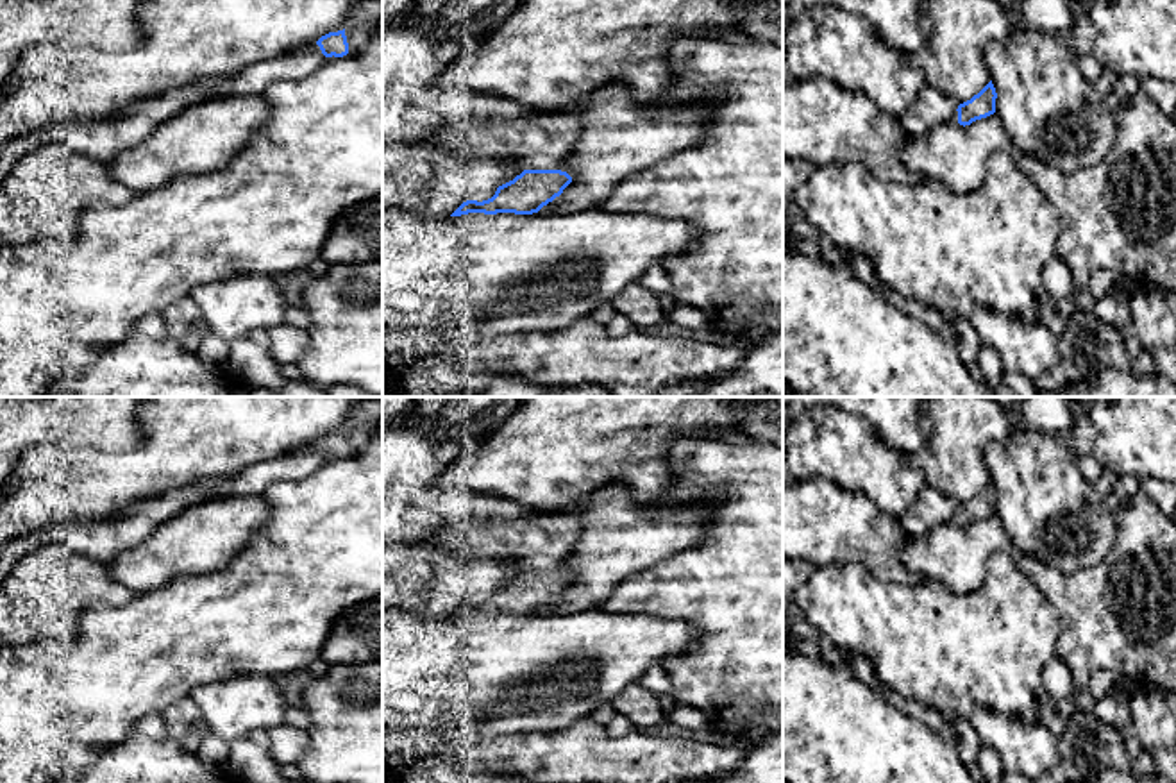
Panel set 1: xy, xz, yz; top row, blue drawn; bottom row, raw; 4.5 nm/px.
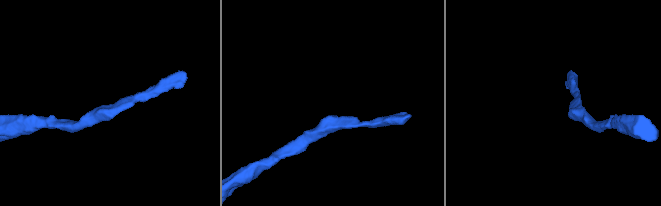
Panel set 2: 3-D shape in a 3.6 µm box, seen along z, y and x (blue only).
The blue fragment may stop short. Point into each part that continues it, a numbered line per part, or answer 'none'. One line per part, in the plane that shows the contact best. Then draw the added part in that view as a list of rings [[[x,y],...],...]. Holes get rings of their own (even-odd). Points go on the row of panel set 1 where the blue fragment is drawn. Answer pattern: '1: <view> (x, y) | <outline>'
1: xy (294, 65) | [[[316,43],[300,46],[297,50],[290,50],[272,59],[257,61],[236,75],[223,79],[214,88],[214,97],[231,97],[231,95],[263,95],[265,89],[279,80],[298,80],[311,75],[323,61],[338,59],[338,57],[325,57]]]

